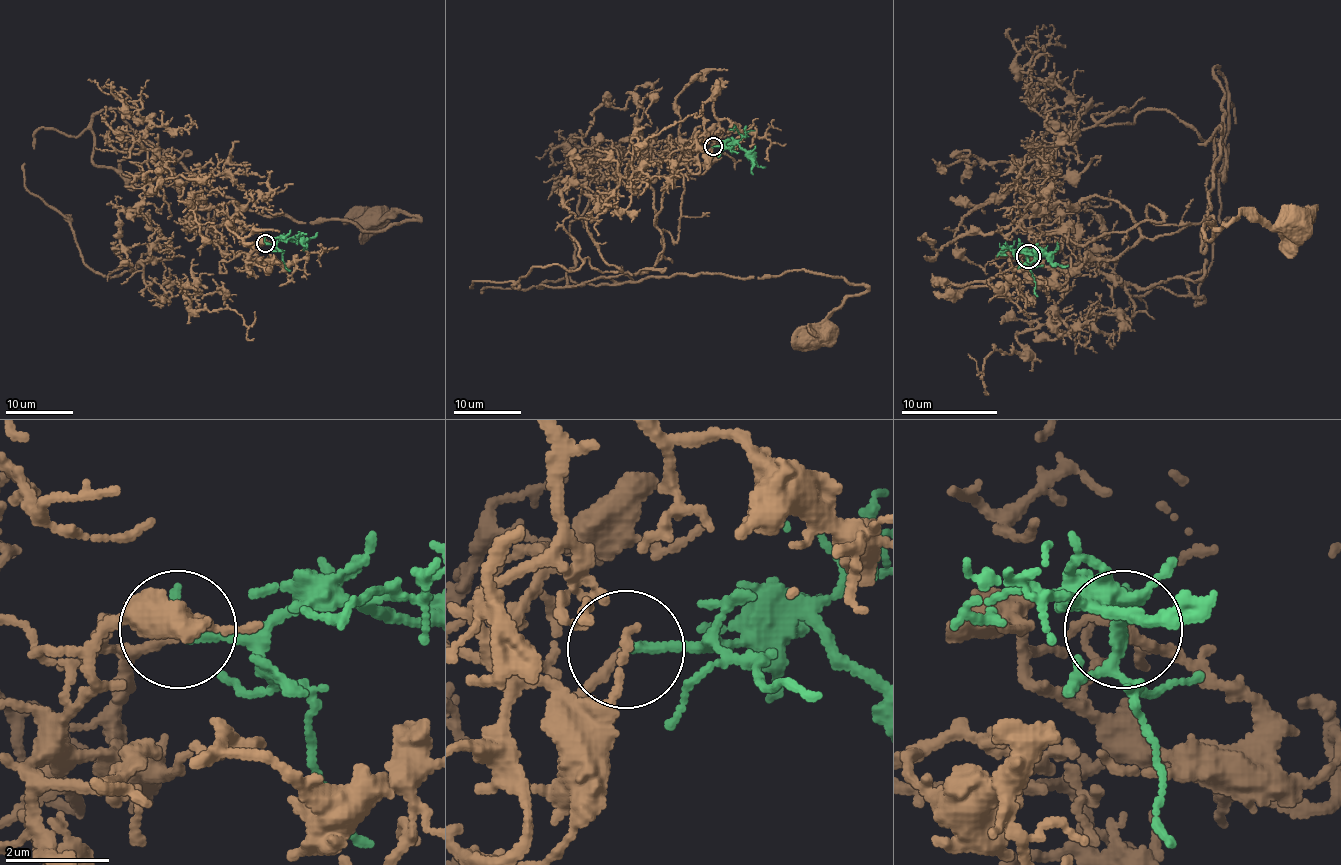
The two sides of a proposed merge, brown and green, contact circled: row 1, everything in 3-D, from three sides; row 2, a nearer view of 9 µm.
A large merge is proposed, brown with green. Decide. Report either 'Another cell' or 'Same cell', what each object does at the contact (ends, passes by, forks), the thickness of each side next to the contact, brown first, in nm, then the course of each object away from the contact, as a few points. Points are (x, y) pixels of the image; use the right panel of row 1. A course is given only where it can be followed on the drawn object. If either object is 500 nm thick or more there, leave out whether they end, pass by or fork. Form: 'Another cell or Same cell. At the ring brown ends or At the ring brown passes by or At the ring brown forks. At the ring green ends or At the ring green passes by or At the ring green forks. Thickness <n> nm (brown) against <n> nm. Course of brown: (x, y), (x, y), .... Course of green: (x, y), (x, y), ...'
Same cell. At the ring brown ends. At the ring green ends. Thickness 180 nm (brown) against 200 nm. Course of brown: (1029, 256), (1062, 285), (1067, 275), (1053, 270), (1197, 225), (1221, 126), (1206, 239), (1240, 213), (1288, 220). Course of green: (1029, 256), (1026, 258), (1024, 251), (1050, 256), (1057, 249), (1057, 241)

